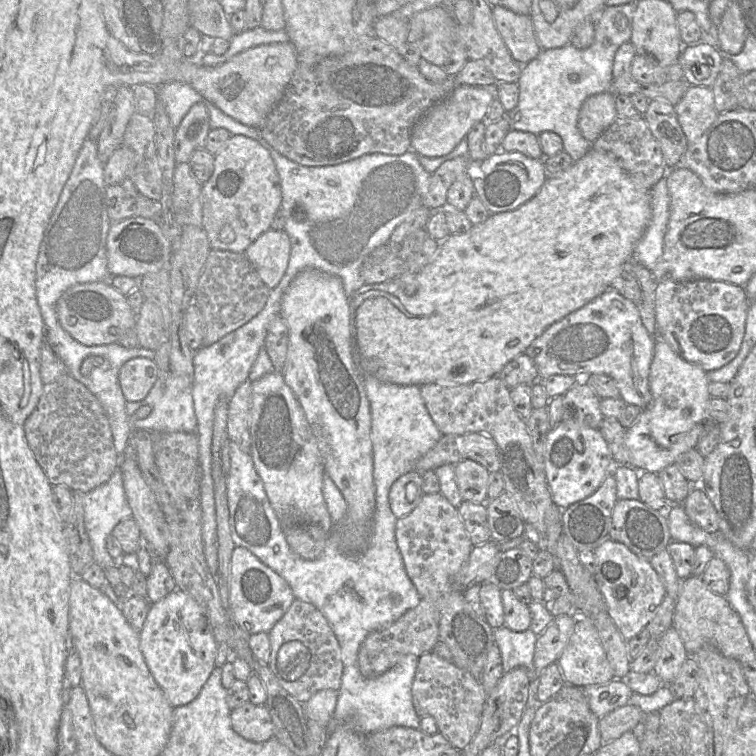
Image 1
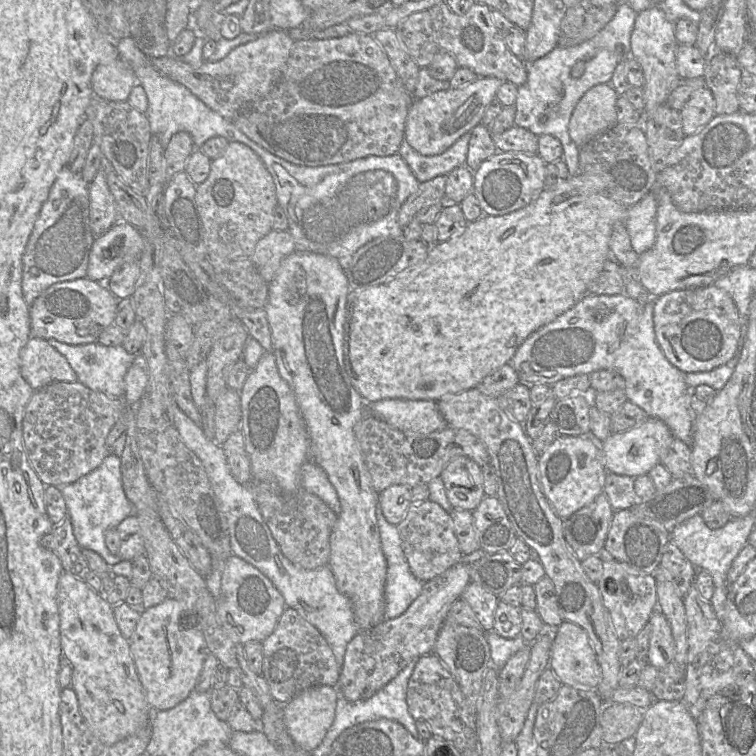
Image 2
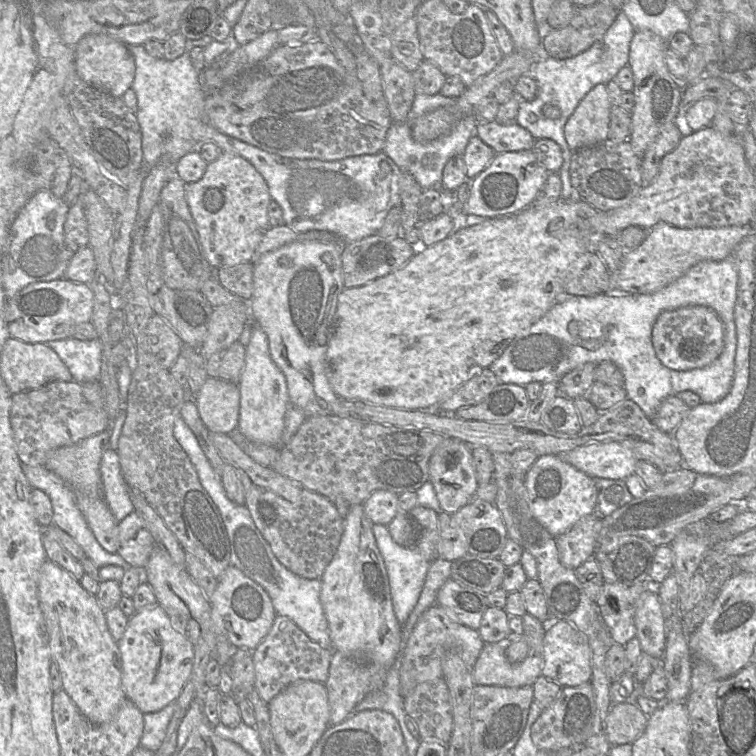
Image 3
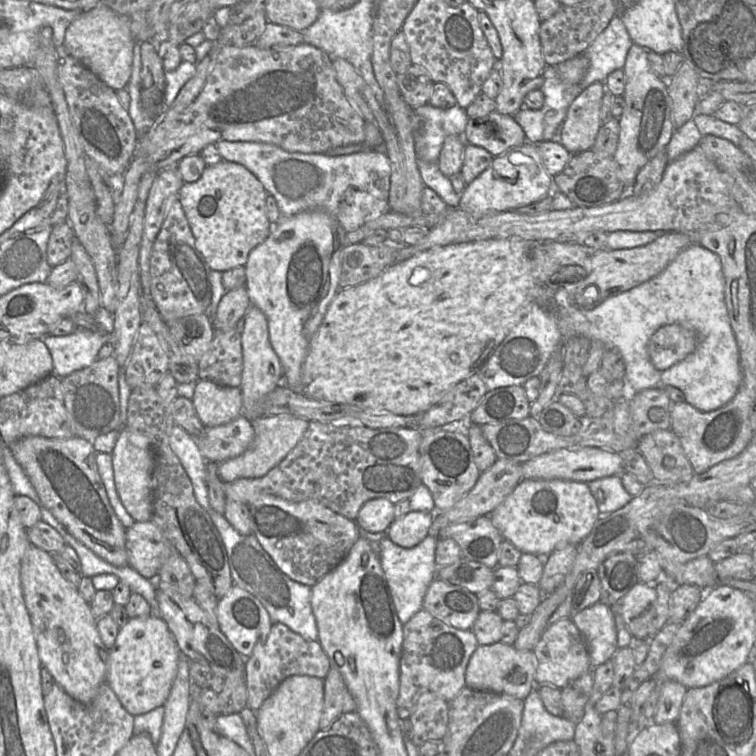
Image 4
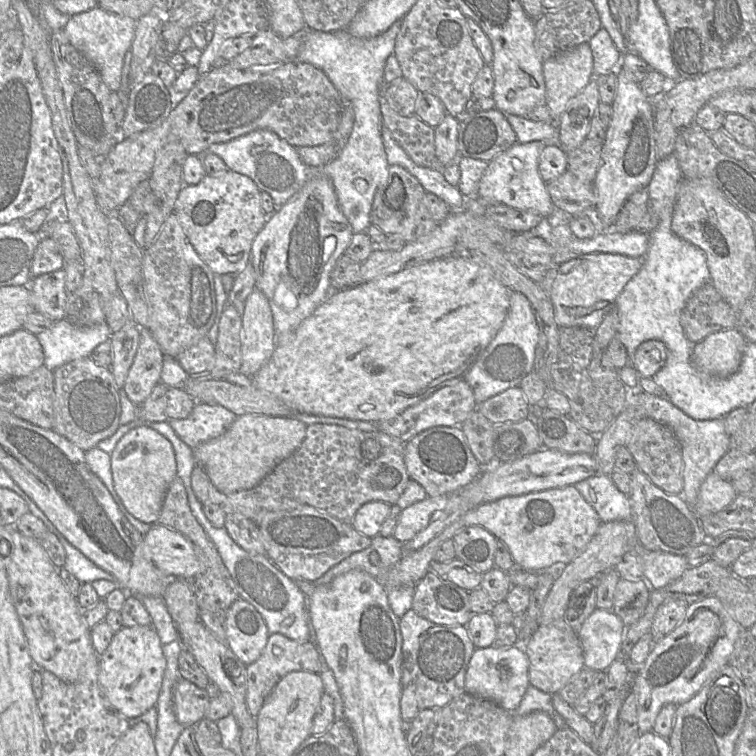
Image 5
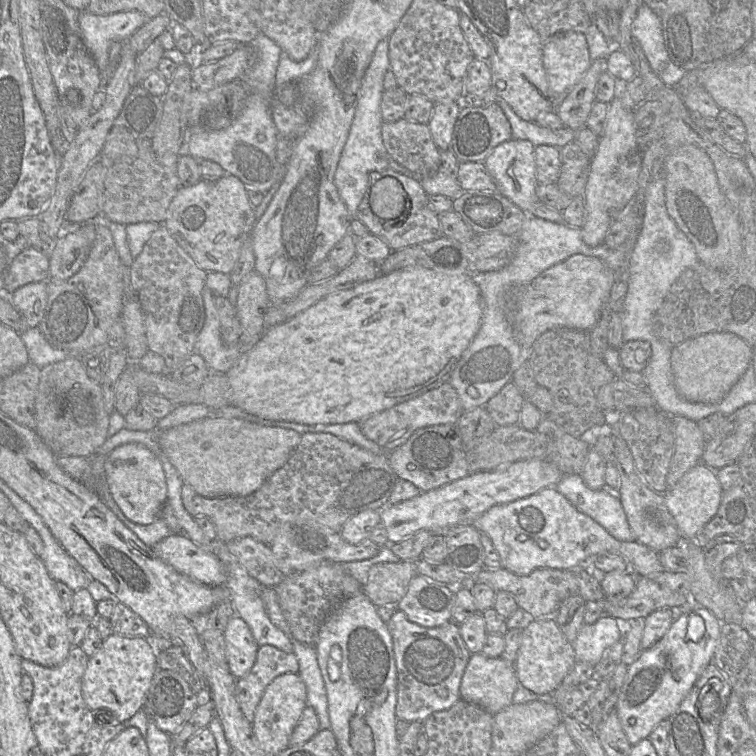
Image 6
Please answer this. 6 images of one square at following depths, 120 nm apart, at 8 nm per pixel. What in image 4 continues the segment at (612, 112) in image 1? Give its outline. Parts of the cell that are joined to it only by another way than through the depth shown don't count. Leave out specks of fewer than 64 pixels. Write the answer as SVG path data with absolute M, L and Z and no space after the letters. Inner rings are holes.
M603 82L585 88L571 103L561 129L561 144L571 153L590 150L602 126L600 110L606 91Z

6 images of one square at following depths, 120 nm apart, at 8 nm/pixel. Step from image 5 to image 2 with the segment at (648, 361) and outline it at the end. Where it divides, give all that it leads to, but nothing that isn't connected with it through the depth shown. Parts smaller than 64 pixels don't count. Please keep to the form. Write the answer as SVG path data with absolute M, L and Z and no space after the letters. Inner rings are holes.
M715 285L675 290L655 298L653 323L663 354L684 373L711 371L729 361L737 350L738 309L730 294Z

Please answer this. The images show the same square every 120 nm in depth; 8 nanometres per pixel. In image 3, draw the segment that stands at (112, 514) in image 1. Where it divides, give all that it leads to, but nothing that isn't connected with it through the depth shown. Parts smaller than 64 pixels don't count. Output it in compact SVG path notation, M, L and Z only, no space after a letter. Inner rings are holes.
M106 449L100 461L100 474L104 498L111 513L118 522L134 511L117 453ZM22 464L22 470L33 489L40 489L49 496L53 508L53 525L71 536L96 567L100 569L103 566L114 565L123 568L125 571L131 567L118 553L110 554L101 547L76 504L73 490L58 475L45 467L32 467L27 464Z

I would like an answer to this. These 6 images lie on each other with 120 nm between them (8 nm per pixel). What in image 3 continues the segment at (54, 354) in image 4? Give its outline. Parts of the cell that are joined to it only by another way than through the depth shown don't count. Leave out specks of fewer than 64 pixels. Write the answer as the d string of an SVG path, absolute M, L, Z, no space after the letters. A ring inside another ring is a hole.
M68 338L41 343L45 343L57 353L74 381L78 383L99 381L104 351L104 345L99 339L81 341Z

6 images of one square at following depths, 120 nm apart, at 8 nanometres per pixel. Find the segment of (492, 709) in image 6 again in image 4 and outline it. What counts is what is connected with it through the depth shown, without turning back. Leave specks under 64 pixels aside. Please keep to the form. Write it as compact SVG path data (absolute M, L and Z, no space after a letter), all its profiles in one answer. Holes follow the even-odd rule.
M496 642L480 645L472 654L465 674L465 684L474 690L507 694L524 700L536 688L537 658L533 650L518 650L513 645Z

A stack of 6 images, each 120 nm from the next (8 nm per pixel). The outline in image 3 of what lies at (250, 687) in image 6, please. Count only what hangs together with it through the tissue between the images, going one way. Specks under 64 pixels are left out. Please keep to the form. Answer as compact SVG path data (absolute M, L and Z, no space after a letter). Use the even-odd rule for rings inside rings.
M276 615L267 636L252 651L254 689L265 702L269 702L286 686L298 680L312 680L324 684L328 678L331 659L331 651L312 641L288 617Z

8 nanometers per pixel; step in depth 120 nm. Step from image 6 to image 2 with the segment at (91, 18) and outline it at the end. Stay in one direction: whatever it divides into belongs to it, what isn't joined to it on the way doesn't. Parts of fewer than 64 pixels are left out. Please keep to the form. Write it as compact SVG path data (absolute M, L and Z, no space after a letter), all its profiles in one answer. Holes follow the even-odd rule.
M122 60L98 65L91 77L94 95L108 101L127 101L136 84L133 71Z

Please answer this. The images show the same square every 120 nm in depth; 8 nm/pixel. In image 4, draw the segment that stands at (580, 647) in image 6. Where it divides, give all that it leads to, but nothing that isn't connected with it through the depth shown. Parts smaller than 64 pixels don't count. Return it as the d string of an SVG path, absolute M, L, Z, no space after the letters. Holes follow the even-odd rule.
M595 603L575 614L572 620L586 640L592 668L612 659L618 646L617 629L610 606Z

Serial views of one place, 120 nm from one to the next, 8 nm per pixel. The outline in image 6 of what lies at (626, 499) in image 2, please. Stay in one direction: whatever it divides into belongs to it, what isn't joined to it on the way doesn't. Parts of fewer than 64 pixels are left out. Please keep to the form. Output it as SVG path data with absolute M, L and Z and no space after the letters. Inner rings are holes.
M580 474L564 475L555 488L578 511L594 519L617 540L635 540L619 497L604 489L590 489Z

